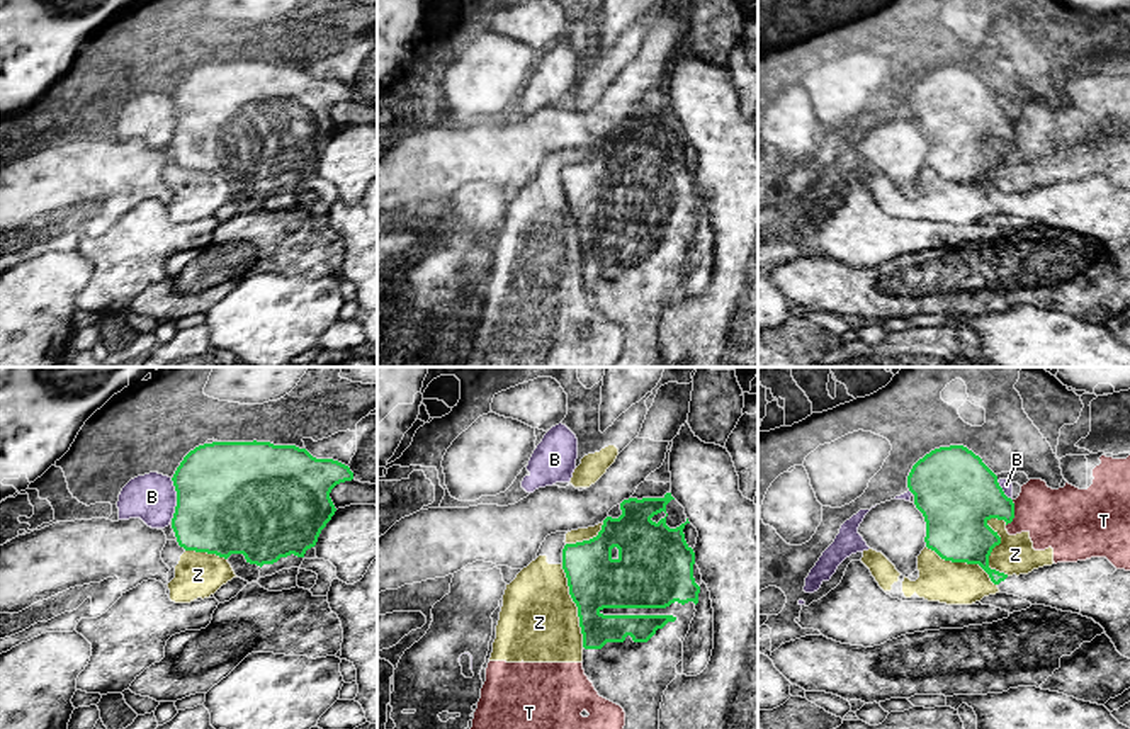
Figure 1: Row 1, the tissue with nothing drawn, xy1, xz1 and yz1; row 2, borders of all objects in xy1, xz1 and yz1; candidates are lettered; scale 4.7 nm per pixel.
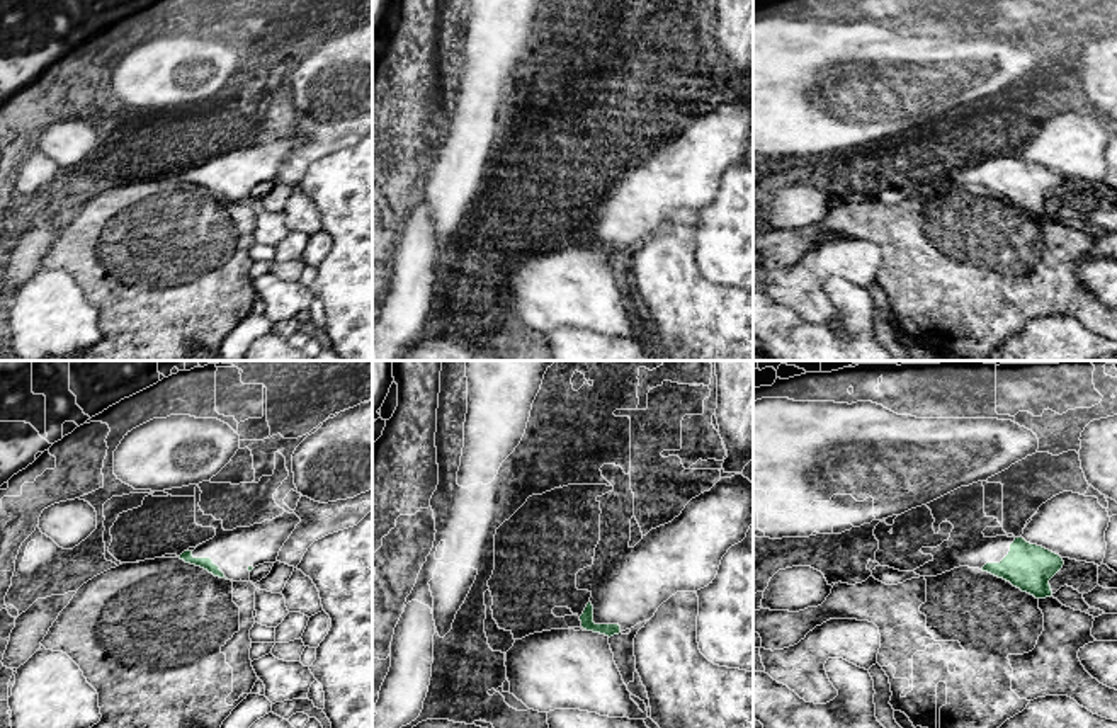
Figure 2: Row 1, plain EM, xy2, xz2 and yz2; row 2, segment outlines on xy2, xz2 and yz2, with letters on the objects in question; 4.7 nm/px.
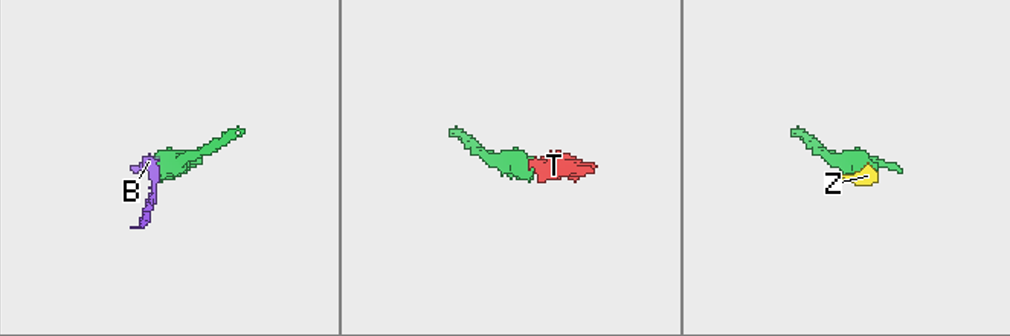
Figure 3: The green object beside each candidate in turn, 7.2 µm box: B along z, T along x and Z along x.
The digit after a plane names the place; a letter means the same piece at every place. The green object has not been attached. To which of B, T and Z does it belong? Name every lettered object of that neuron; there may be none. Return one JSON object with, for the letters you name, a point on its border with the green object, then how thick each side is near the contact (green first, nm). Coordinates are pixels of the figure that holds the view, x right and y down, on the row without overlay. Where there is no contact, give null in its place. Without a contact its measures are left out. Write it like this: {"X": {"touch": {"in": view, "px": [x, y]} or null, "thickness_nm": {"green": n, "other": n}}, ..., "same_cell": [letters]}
{"same_cell": []}

